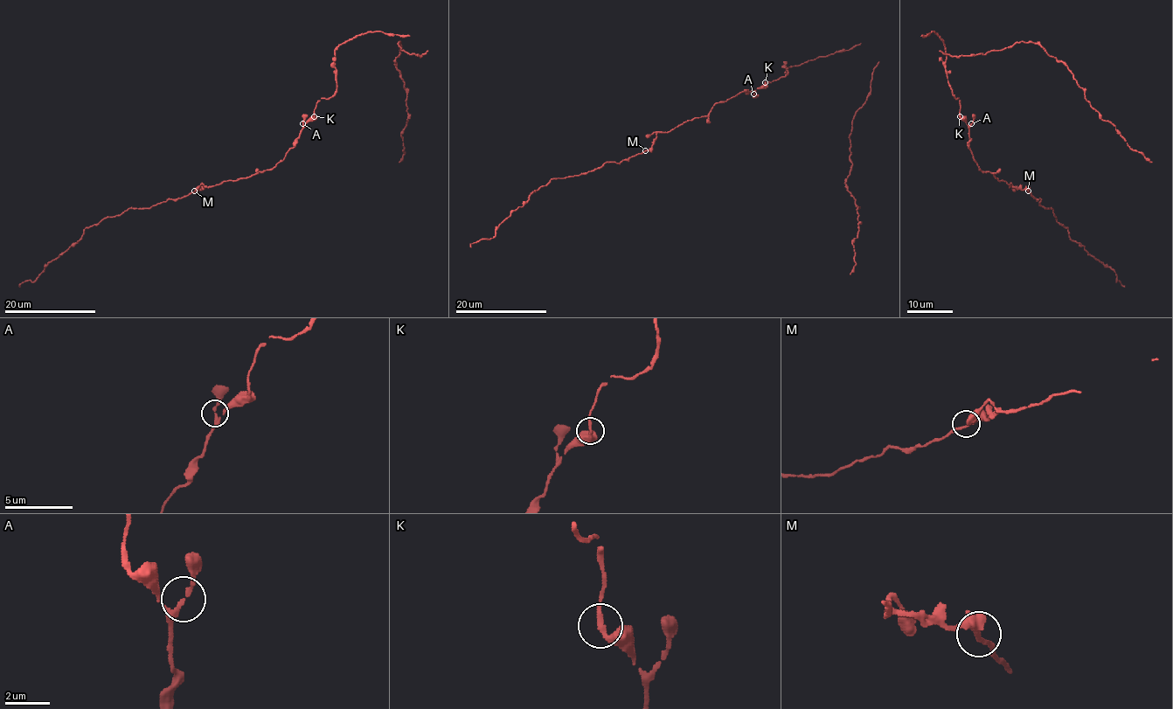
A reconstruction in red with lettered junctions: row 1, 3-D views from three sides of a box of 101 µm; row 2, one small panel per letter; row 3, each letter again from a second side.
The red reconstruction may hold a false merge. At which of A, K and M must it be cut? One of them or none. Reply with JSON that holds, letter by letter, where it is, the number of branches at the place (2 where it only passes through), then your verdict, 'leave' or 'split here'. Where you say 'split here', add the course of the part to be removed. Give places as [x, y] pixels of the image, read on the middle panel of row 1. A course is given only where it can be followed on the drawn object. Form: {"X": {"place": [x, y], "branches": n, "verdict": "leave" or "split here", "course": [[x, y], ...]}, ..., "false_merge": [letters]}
{"A": {"place": [753, 93], "branches": 2, "verdict": "leave"}, "K": {"place": [765, 82], "branches": 2, "verdict": "leave"}, "M": {"place": [645, 150], "branches": 2, "verdict": "leave"}, "false_merge": []}

